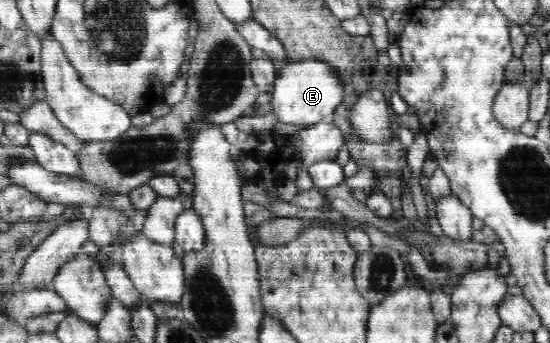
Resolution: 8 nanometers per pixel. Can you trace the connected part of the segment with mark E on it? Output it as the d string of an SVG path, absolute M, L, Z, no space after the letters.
M315 59L288 61L280 65L272 92L271 111L279 121L303 127L330 120L344 101L344 86L338 73L328 63Z

